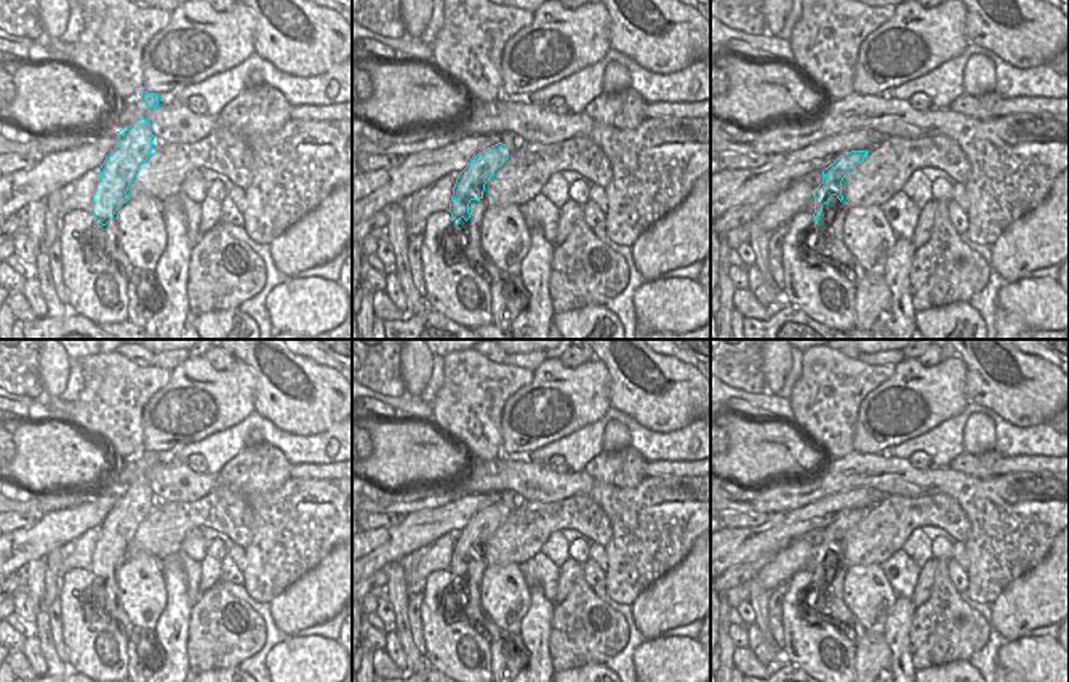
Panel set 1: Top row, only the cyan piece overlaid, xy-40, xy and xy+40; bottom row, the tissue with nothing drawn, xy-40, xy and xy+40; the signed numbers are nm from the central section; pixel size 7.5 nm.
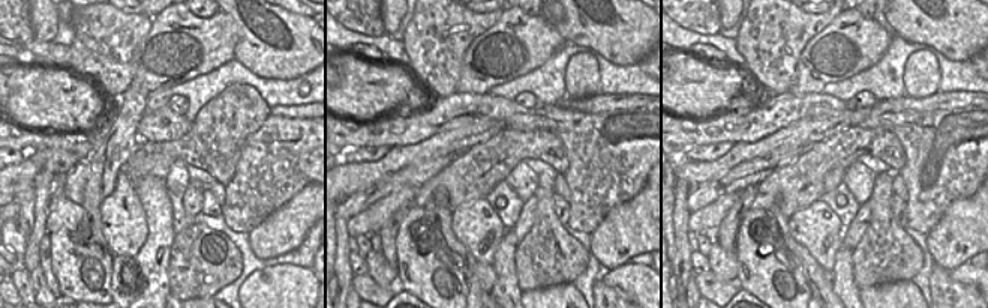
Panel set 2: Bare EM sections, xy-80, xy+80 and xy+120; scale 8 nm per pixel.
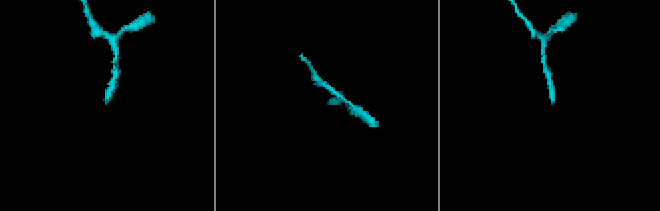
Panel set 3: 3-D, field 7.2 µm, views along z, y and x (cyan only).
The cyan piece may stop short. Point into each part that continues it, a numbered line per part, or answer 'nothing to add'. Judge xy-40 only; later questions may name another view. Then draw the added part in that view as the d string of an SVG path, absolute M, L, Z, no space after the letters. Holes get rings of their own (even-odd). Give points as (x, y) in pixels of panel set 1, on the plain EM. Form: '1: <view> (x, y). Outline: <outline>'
1: xy-40 (106, 599). Outline: M117 570L114 576L106 584L93 591L88 599L96 600L96 605L93 608L94 612L107 612L109 615L117 618L118 623L125 628L126 636L130 637L134 626L130 623L125 610L117 599Z

